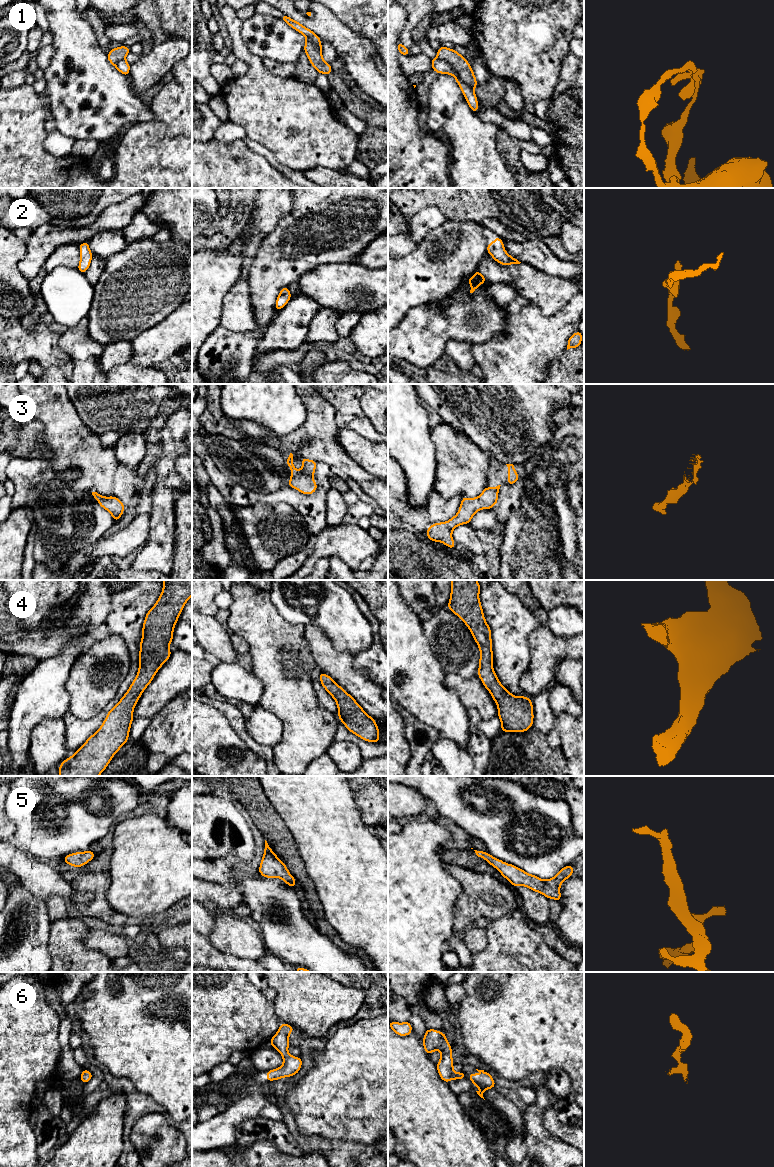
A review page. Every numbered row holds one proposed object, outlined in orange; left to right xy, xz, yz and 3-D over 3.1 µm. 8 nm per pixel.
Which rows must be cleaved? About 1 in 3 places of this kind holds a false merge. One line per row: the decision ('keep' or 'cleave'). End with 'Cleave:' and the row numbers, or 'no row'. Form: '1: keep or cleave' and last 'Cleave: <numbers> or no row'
1: cleave
2: keep
3: keep
4: keep
5: keep
6: keep
Cleave: 1

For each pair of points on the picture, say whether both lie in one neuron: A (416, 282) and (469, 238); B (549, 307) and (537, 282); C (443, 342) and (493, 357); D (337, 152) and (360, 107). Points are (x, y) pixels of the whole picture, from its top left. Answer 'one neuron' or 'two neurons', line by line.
A: one neuron
B: one neuron
C: two neurons
D: two neurons

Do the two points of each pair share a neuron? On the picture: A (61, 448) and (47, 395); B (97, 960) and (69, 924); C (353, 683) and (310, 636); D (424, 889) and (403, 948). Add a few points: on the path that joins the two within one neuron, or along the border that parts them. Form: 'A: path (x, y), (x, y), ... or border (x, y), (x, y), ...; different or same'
A: path (61, 435), (61, 422), (53, 408); same
B: path (87, 955), (69, 937), (69, 934); same
C: path (342, 671), (323, 652), (322, 648); same
D: path (409, 904), (403, 910), (403, 933); same

